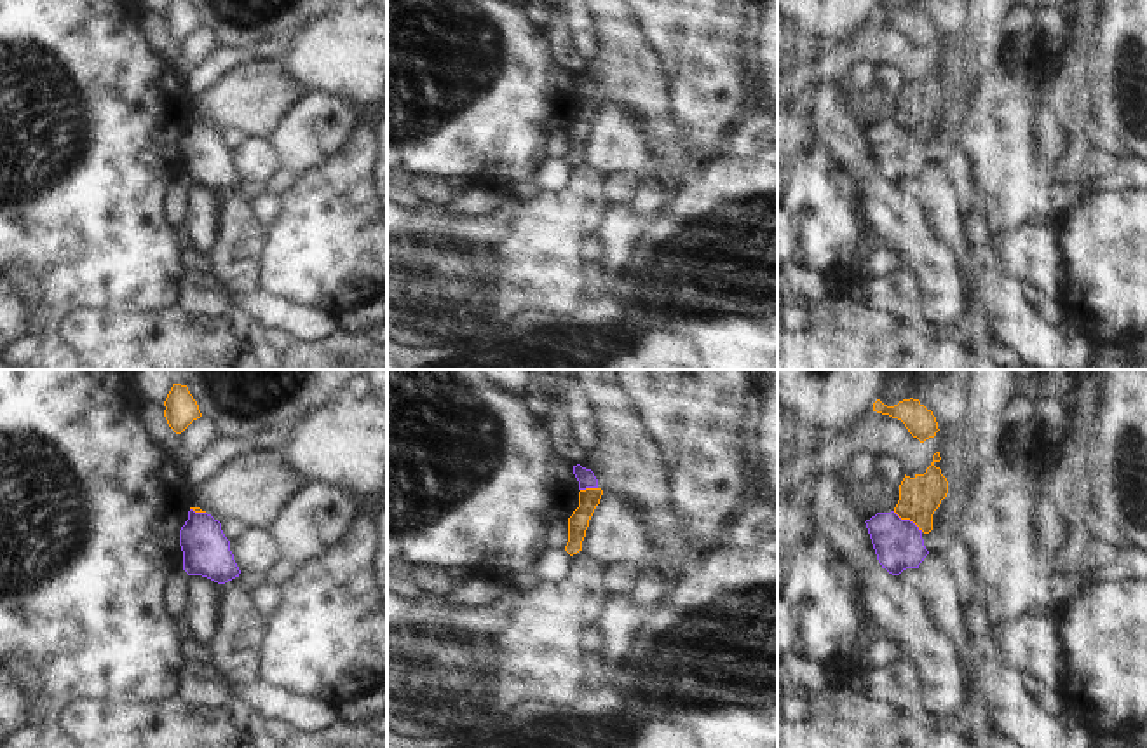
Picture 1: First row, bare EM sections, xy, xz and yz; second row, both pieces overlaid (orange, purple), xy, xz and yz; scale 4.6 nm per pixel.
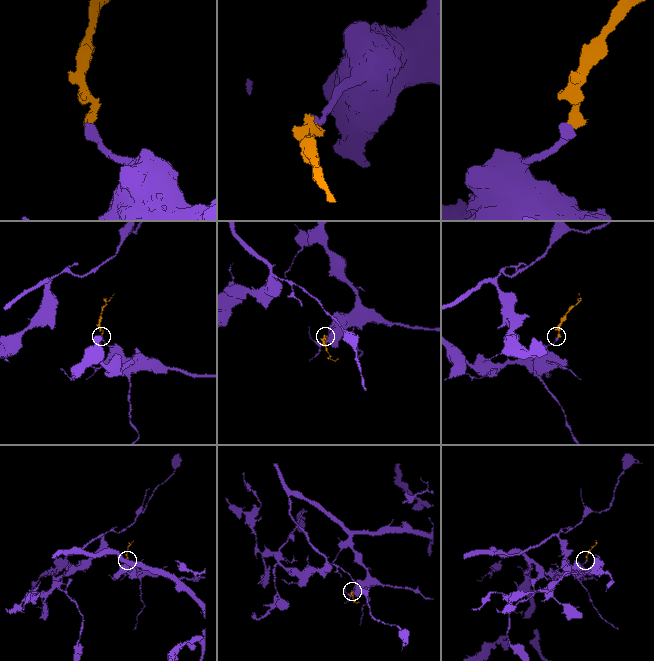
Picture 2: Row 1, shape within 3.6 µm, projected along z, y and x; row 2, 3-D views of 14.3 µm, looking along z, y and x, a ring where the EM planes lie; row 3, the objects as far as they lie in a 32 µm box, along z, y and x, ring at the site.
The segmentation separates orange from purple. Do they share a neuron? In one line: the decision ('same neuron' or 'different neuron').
different neuron

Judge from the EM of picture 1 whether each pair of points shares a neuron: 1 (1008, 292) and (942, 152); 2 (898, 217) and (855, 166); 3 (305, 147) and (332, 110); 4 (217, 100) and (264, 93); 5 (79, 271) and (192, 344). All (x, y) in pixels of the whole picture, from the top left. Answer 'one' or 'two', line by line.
1: two
2: one
3: one
4: one
5: two

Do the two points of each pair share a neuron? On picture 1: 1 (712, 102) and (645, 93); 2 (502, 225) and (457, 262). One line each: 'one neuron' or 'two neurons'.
1: two neurons
2: one neuron

